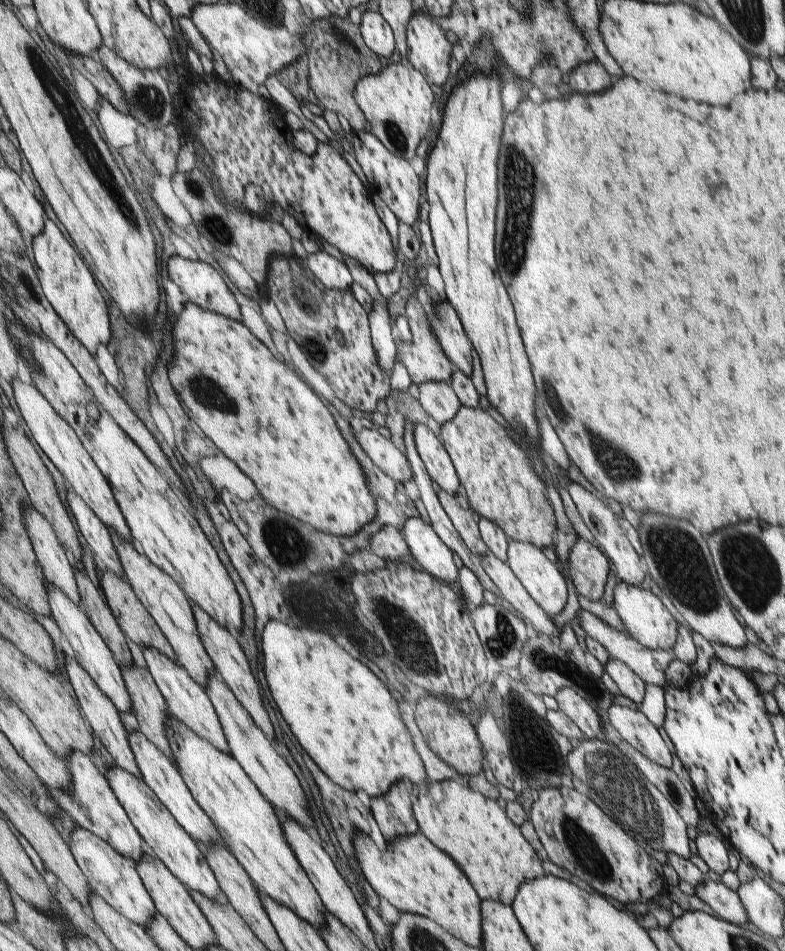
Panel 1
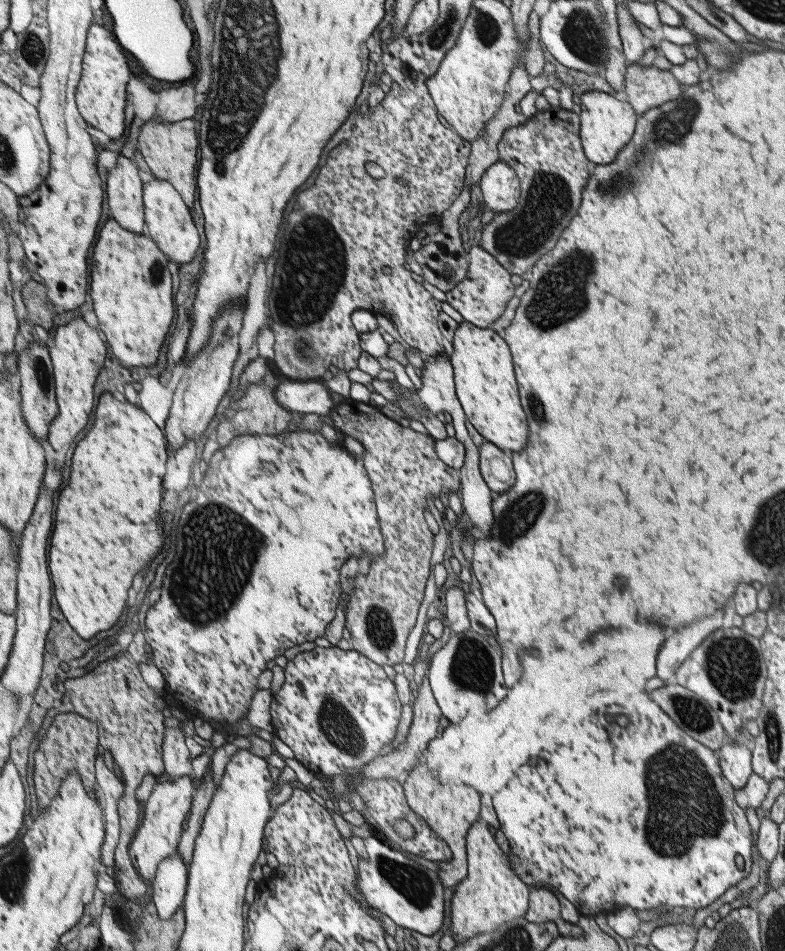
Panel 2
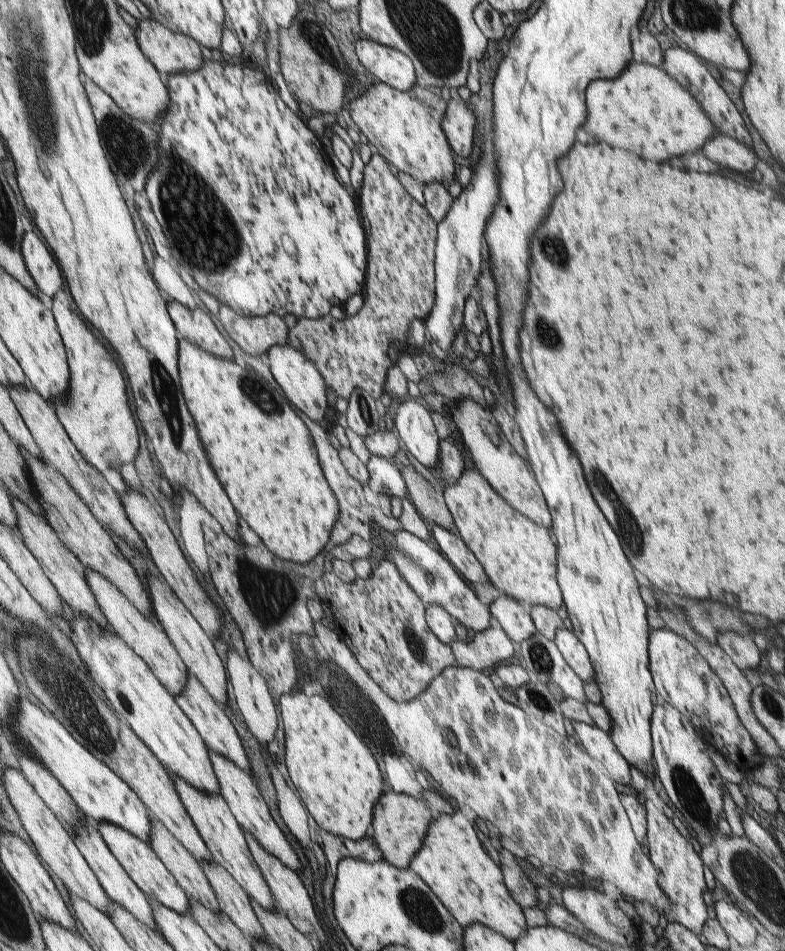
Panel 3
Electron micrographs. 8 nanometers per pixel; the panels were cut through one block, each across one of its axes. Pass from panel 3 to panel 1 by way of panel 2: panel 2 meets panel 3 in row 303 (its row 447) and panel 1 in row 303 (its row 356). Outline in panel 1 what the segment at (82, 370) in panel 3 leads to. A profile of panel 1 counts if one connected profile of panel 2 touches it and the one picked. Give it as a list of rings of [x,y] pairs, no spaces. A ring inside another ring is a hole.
[[[48,219],[42,234],[33,238],[33,250],[34,261],[47,298],[72,333],[95,356],[101,344],[107,347],[112,341],[113,330],[106,298],[93,278],[91,267],[77,254],[73,244],[63,236],[61,228],[53,220]]]

